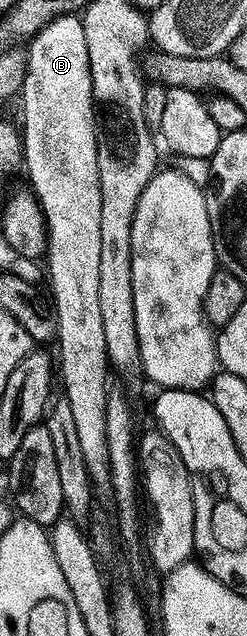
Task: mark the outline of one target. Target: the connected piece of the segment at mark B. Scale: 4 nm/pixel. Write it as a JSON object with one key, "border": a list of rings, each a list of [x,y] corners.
{"border":[[[80,16],[56,17],[53,21],[48,21],[28,42],[27,54],[26,75],[19,94],[22,121],[19,132],[23,146],[23,169],[24,172],[29,172],[28,184],[45,213],[49,285],[53,288],[51,301],[57,315],[55,357],[59,362],[59,383],[65,387],[63,397],[71,405],[83,459],[94,490],[98,494],[108,494],[112,490],[106,435],[111,366],[107,355],[107,339],[103,336],[103,318],[99,311],[101,188],[97,154],[97,119],[93,104],[91,67],[87,55],[87,35],[83,35]]]}

